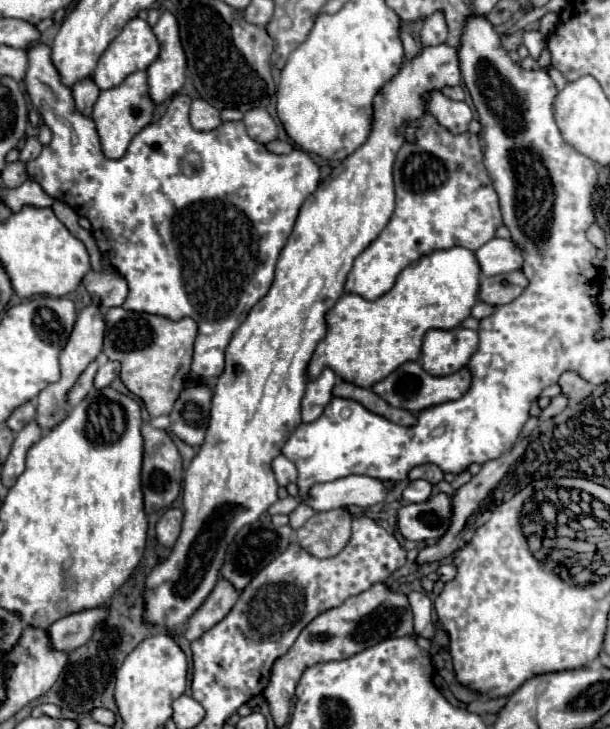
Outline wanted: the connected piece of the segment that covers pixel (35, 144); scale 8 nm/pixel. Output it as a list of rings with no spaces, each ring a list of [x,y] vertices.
[[[35,135],[27,137],[27,141],[25,141],[25,147],[23,147],[23,149],[21,149],[21,153],[19,153],[19,161],[27,163],[27,161],[35,159],[35,157],[41,153],[41,149],[43,149],[43,145],[39,143],[39,139],[37,139]]]

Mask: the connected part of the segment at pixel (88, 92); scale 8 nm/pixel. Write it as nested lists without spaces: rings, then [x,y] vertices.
[[[85,79],[85,81],[79,81],[71,87],[73,91],[73,99],[75,99],[75,109],[89,117],[91,115],[91,109],[93,109],[93,103],[97,101],[97,95],[99,95],[99,89],[97,85],[93,83],[93,79]]]

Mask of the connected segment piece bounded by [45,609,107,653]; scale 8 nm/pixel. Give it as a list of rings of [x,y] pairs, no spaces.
[[[89,609],[73,613],[55,621],[51,627],[45,629],[45,633],[49,635],[51,647],[55,651],[71,653],[73,649],[79,649],[81,645],[85,645],[85,641],[89,641],[95,625],[101,623],[105,617],[107,609]]]

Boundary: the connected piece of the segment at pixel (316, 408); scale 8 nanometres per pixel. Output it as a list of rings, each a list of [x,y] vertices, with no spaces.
[[[323,369],[323,373],[319,375],[319,379],[307,383],[305,397],[301,401],[303,423],[309,423],[309,421],[315,421],[317,417],[321,417],[325,405],[333,397],[335,383],[337,383],[337,375],[331,369]]]

